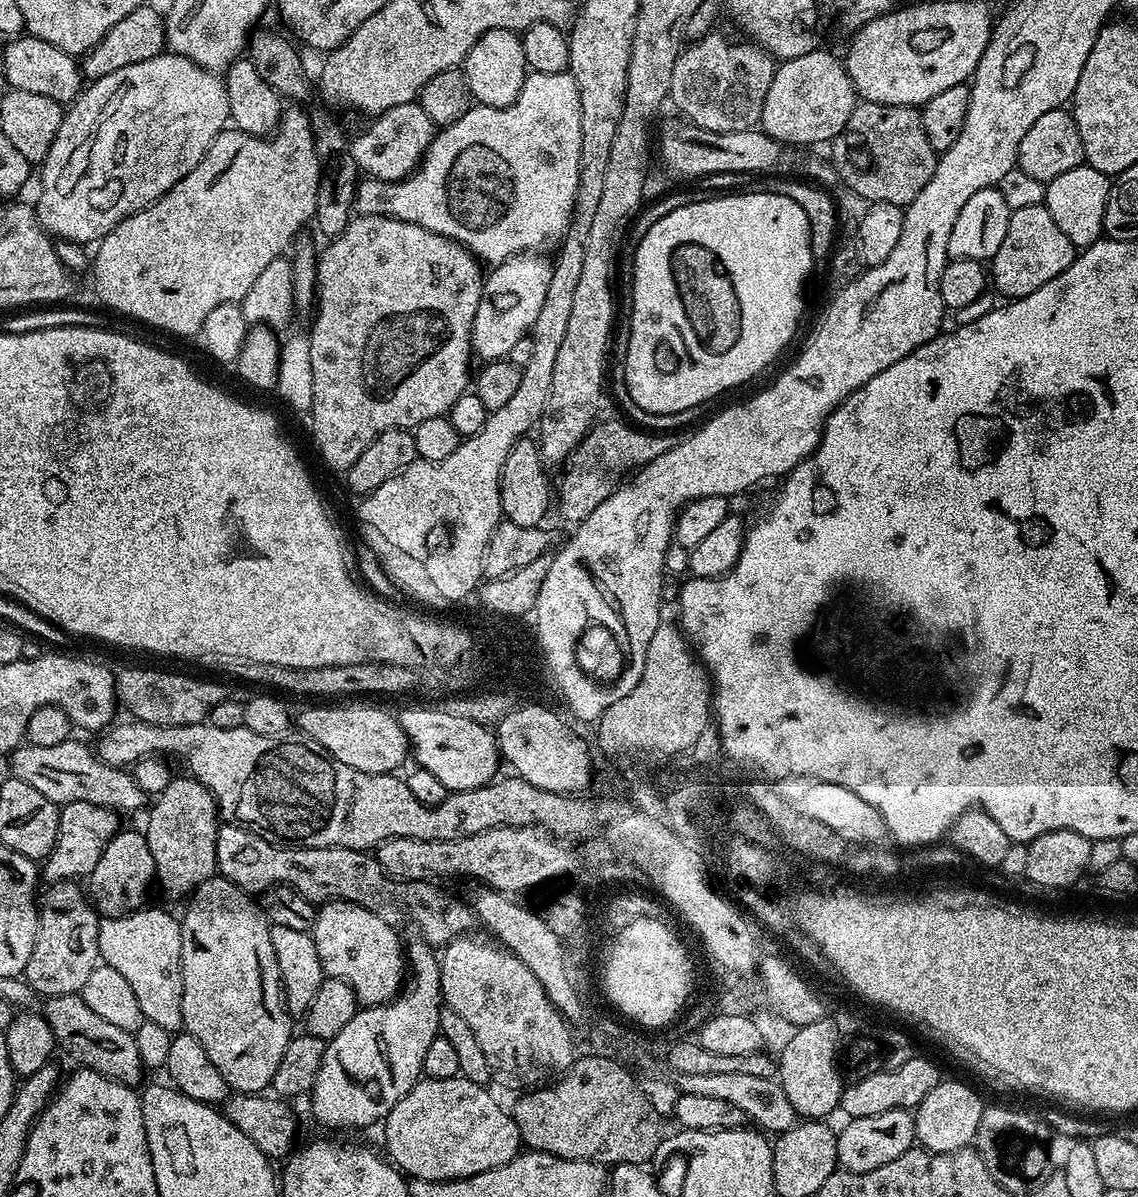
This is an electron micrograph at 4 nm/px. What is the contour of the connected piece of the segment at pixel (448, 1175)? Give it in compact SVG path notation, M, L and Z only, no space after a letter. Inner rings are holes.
M461 1075L454 1078L442 1078L441 1080L422 1078L388 1111L388 1115L382 1121L384 1144L388 1147L388 1152L386 1151L387 1159L409 1177L417 1176L423 1180L461 1180L467 1176L482 1174L482 1170L494 1170L494 1166L502 1166L506 1162L513 1160L522 1148L520 1131L512 1120L511 1111L507 1107L503 1108L488 1091L489 1089L485 1085L470 1082L465 1076Z

